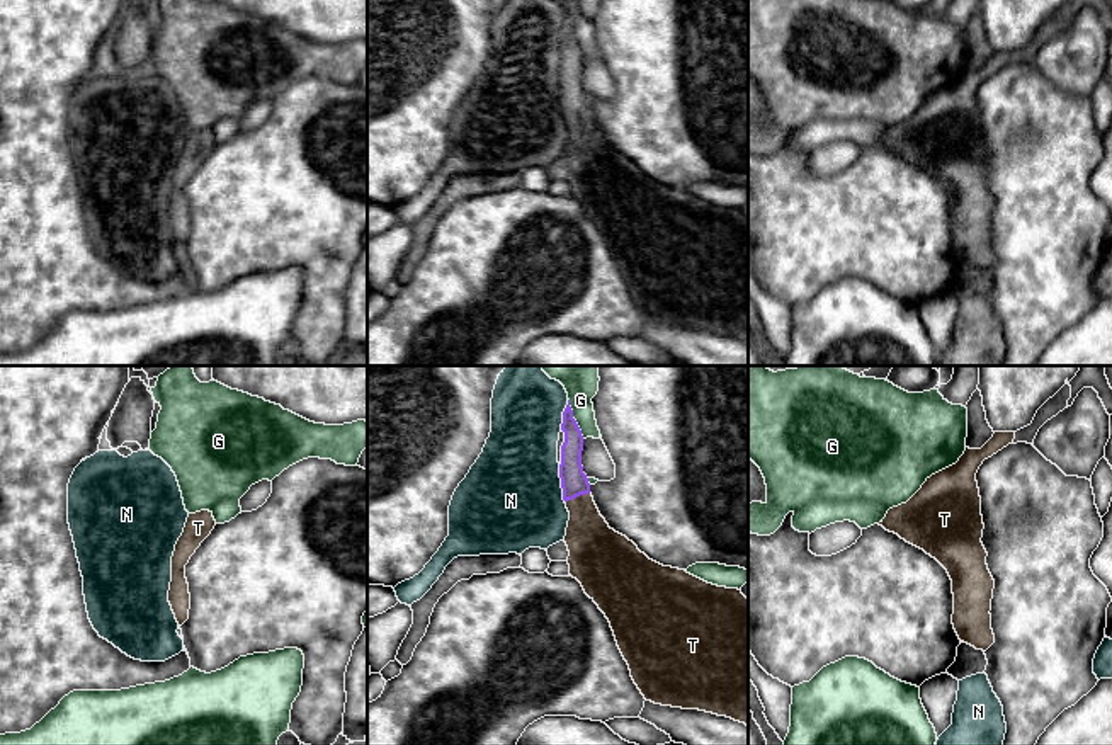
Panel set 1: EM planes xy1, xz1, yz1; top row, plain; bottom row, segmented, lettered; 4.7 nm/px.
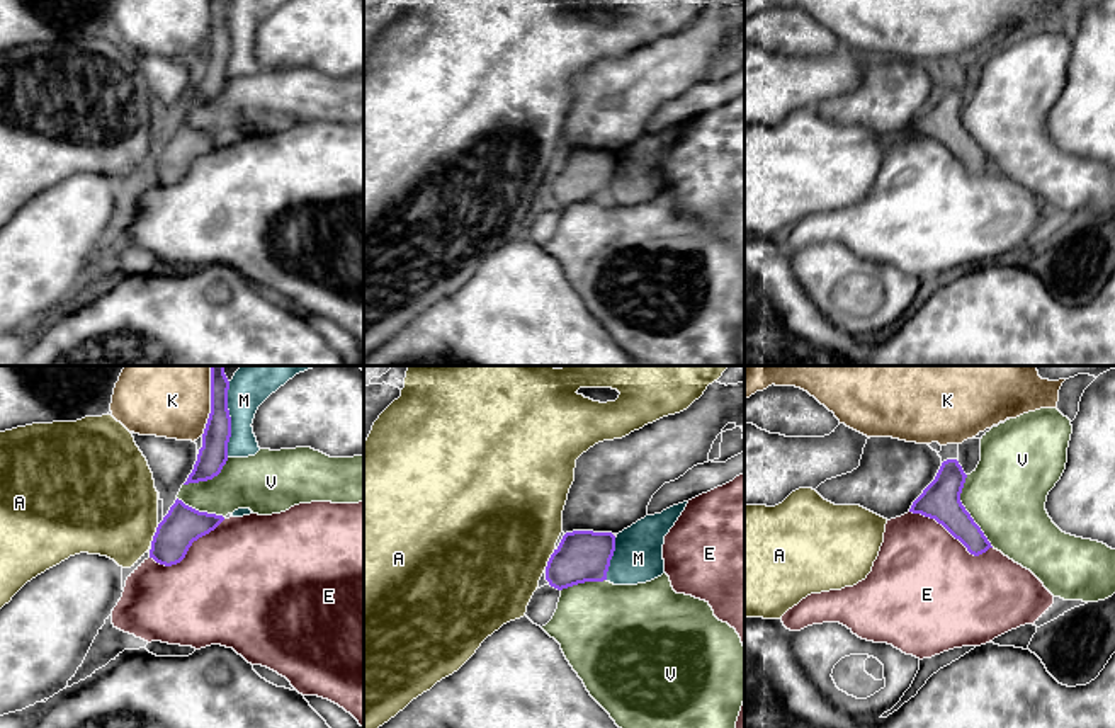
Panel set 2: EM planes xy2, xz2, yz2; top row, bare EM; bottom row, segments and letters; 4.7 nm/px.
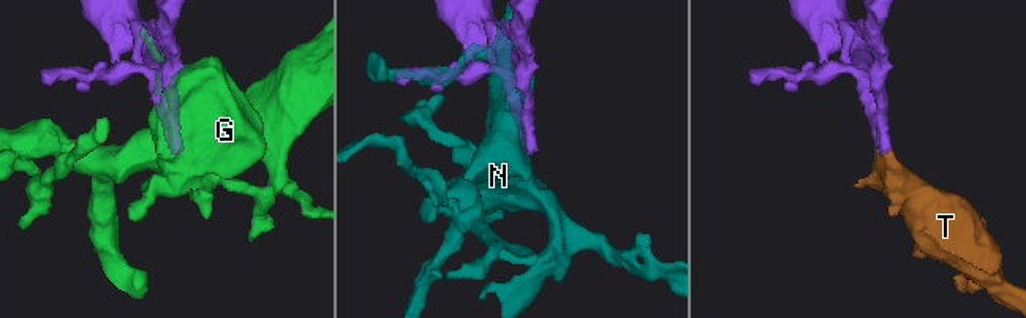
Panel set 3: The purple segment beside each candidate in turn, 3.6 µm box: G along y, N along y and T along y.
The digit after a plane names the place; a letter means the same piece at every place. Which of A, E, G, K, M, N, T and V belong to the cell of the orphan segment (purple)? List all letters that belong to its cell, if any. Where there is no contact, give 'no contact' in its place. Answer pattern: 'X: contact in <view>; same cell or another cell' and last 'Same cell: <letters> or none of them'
A: contact in xy2; another cell
E: contact in yz2; another cell
G: contact in xz1; another cell
K: contact in xy2; another cell
M: contact in xy2; another cell
N: contact in xz1; another cell
T: contact in xz1; same cell
V: contact in yz2; another cell
Same cell: T

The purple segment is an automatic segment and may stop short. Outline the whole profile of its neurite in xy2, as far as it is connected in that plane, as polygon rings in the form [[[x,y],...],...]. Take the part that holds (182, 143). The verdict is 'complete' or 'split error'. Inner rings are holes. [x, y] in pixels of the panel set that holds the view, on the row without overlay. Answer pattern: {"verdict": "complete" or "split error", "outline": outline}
{"verdict": "complete", "outline": [[[177,117],[156,146],[150,177],[165,185],[180,182],[192,162],[214,150],[223,139],[223,134],[199,131]]]}

